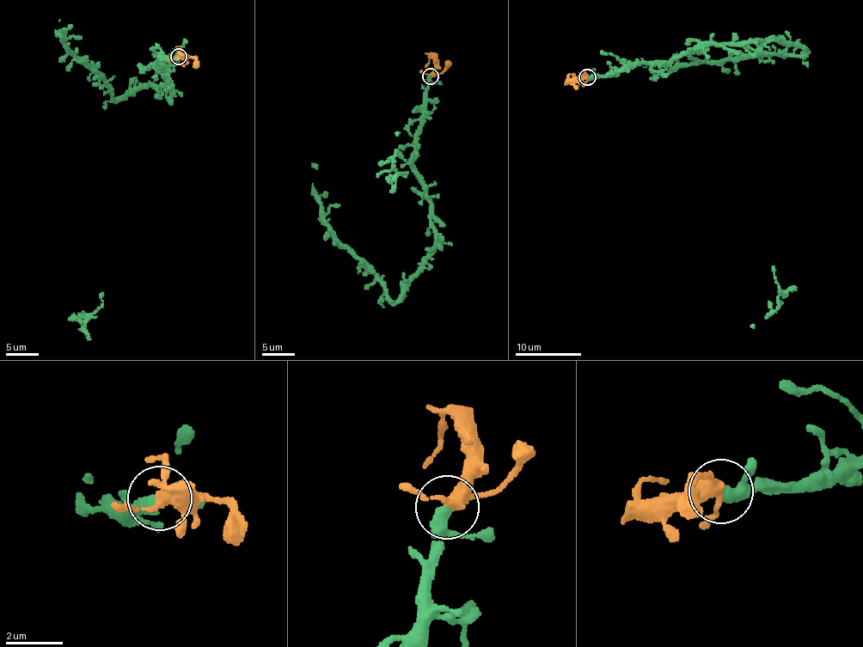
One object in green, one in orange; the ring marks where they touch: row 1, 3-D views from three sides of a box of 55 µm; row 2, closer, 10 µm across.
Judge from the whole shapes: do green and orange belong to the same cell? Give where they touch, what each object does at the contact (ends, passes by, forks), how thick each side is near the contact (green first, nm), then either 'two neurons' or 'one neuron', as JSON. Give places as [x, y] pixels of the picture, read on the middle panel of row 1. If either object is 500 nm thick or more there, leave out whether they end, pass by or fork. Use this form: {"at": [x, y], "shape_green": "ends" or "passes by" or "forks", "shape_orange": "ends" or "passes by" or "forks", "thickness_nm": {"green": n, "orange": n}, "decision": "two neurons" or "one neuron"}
{"at": [431, 76], "shape_green": "passes by", "shape_orange": "forks", "thickness_nm": {"green": 320, "orange": 280}, "decision": "one neuron"}

